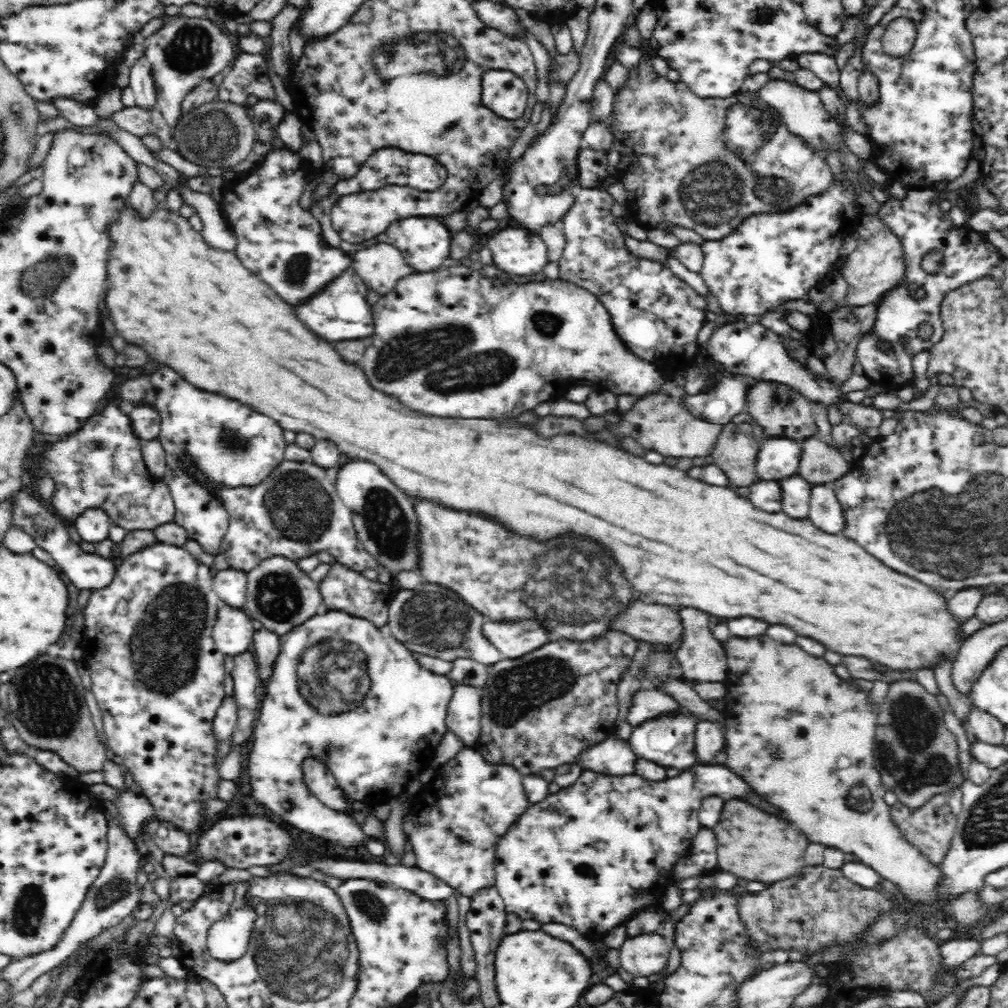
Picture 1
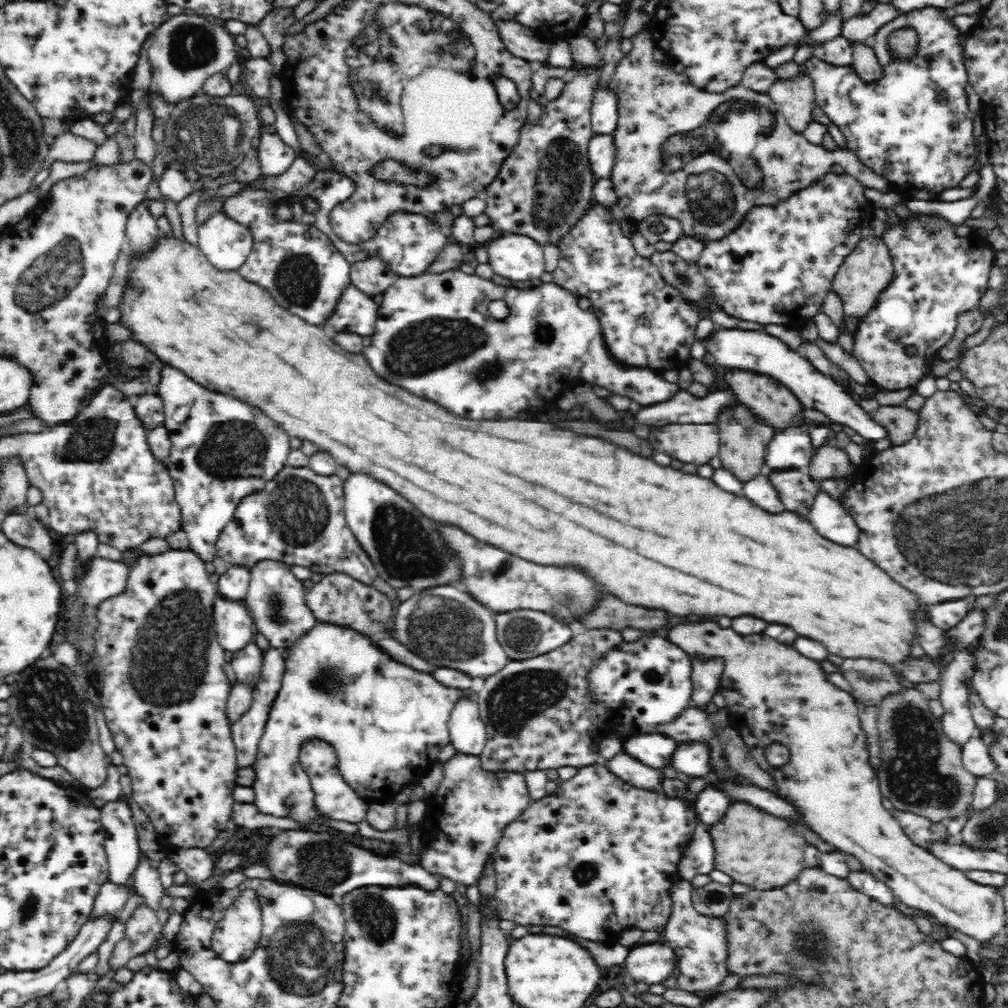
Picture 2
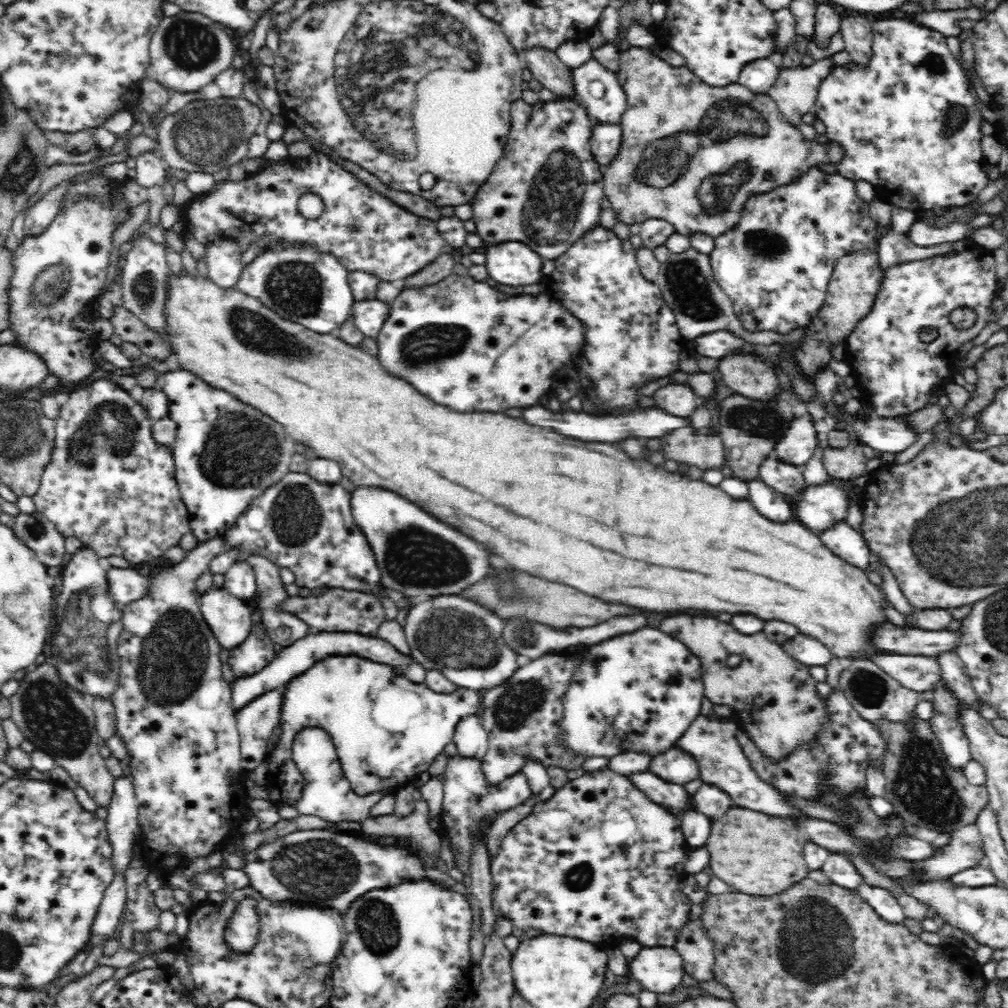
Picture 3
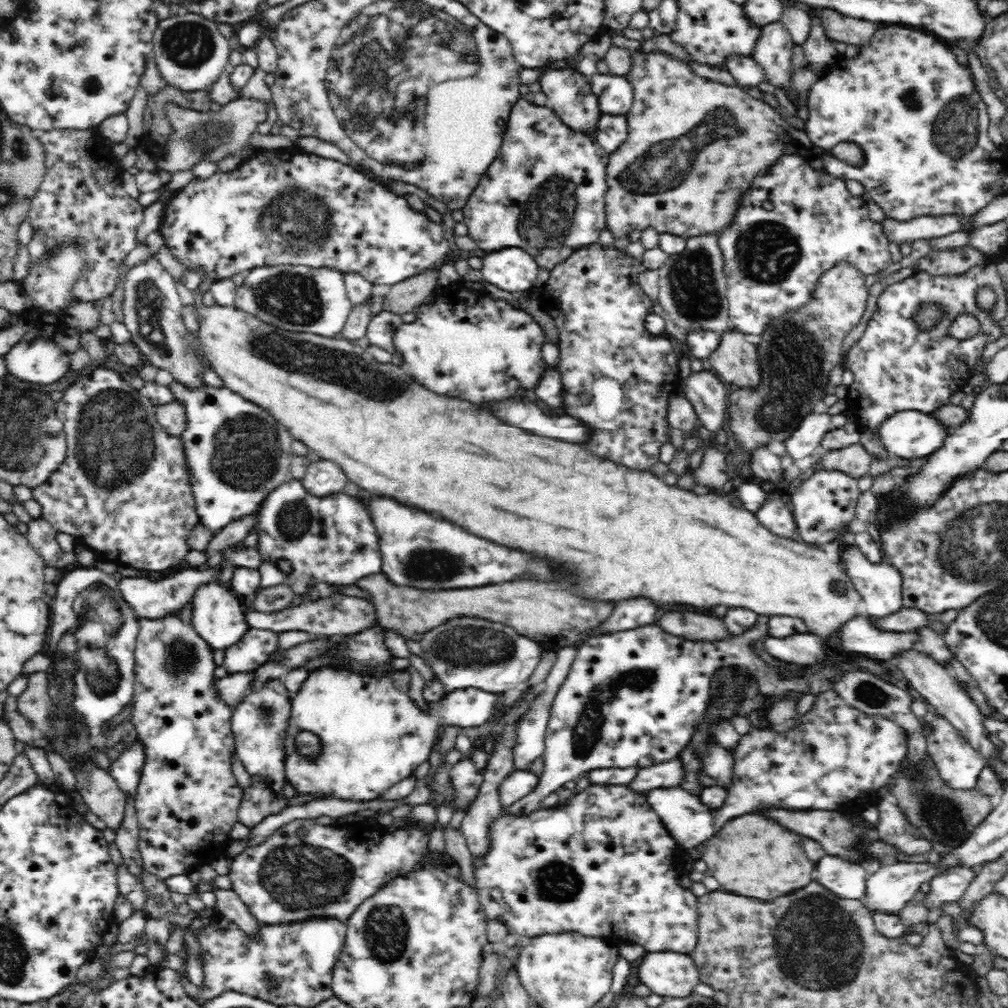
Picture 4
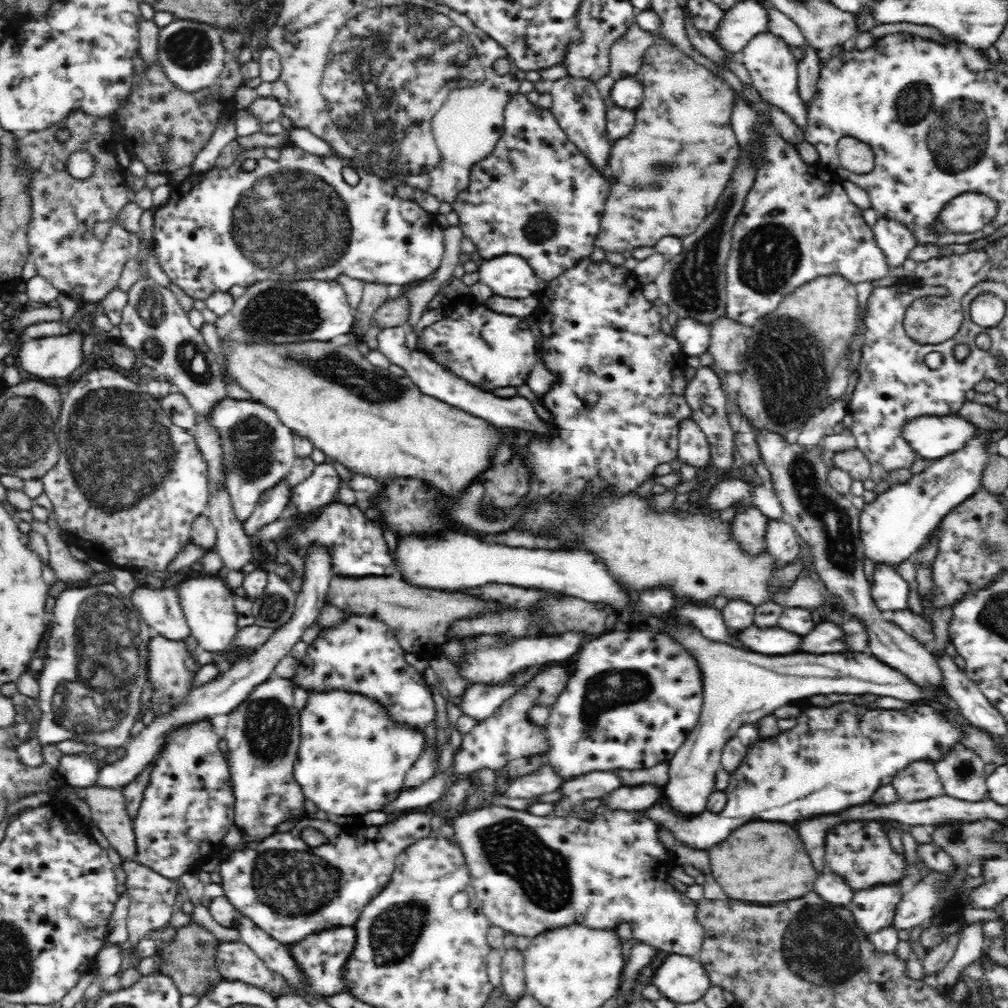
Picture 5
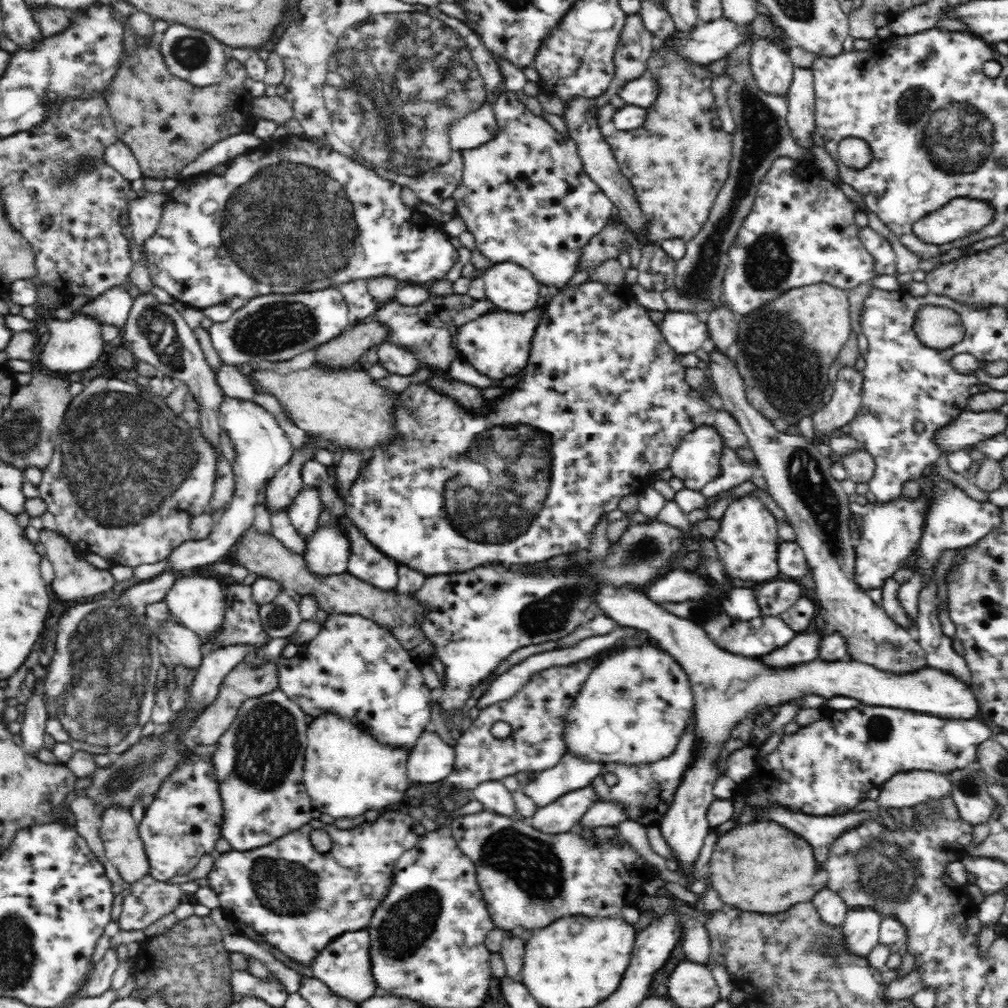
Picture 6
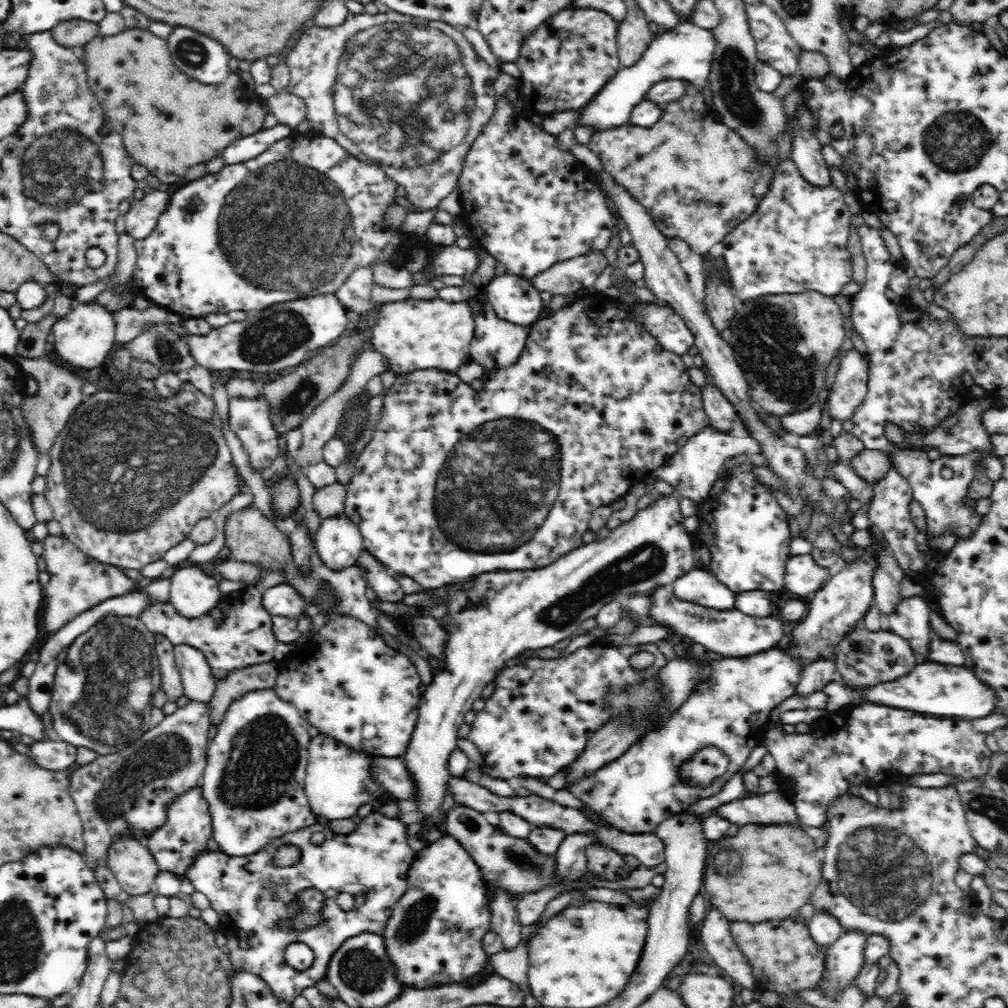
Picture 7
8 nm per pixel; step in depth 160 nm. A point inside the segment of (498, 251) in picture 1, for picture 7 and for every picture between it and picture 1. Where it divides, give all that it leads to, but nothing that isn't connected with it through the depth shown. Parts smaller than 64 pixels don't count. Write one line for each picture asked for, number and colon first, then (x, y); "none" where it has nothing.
2: (515, 257)
3: (514, 263)
4: (513, 269)
5: (510, 276)
6: (511, 287)
7: (514, 298)

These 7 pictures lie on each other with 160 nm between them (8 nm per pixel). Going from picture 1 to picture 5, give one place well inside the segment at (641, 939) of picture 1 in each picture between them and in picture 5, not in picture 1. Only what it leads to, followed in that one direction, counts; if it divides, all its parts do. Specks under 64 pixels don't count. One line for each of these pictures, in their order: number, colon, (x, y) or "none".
2: (652, 963)
3: (659, 970)
4: (669, 974)
5: (683, 979)

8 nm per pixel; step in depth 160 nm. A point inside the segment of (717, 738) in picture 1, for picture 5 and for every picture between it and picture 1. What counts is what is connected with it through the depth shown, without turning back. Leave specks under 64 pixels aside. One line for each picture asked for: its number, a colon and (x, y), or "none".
2: (692, 759)
3: (674, 765)
4: (668, 774)
5: (628, 799)

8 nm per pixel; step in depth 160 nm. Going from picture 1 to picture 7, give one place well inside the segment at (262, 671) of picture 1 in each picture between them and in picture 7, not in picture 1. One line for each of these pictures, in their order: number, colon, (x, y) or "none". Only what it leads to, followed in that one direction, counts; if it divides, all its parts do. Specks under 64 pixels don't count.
2: (246, 732)
3: (255, 722)
4: (259, 723)
5: (263, 733)
6: (259, 760)
7: (254, 780)

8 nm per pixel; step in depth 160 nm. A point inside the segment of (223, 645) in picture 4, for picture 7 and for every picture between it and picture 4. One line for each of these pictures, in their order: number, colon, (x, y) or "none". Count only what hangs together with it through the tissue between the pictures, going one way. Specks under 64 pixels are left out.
5: (208, 606)
6: (197, 603)
7: (194, 592)

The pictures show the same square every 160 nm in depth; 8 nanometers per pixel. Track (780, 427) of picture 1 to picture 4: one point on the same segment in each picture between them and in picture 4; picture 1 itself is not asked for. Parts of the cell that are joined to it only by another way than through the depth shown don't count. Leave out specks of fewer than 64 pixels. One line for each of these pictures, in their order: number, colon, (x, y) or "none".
2: (773, 403)
3: (750, 377)
4: (736, 362)

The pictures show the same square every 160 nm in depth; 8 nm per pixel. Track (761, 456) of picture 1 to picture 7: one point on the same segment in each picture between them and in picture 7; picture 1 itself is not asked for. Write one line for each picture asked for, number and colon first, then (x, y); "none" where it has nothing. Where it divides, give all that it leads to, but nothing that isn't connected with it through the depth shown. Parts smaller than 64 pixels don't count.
2: (790, 448)
3: (797, 446)
4: (810, 433)
5: (815, 429)
6: (843, 402)
7: (850, 388)

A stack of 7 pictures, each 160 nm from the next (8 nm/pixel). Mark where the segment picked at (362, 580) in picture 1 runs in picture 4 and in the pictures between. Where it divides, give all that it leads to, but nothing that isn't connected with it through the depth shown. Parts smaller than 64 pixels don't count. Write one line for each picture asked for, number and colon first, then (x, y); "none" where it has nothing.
2: (346, 601)
3: (337, 610)
4: (337, 615)

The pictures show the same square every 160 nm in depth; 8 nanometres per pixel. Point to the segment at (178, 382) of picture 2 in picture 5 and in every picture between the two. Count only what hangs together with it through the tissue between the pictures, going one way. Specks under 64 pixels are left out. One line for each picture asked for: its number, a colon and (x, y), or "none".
3: (226, 454)
4: (236, 452)
5: (258, 452)

